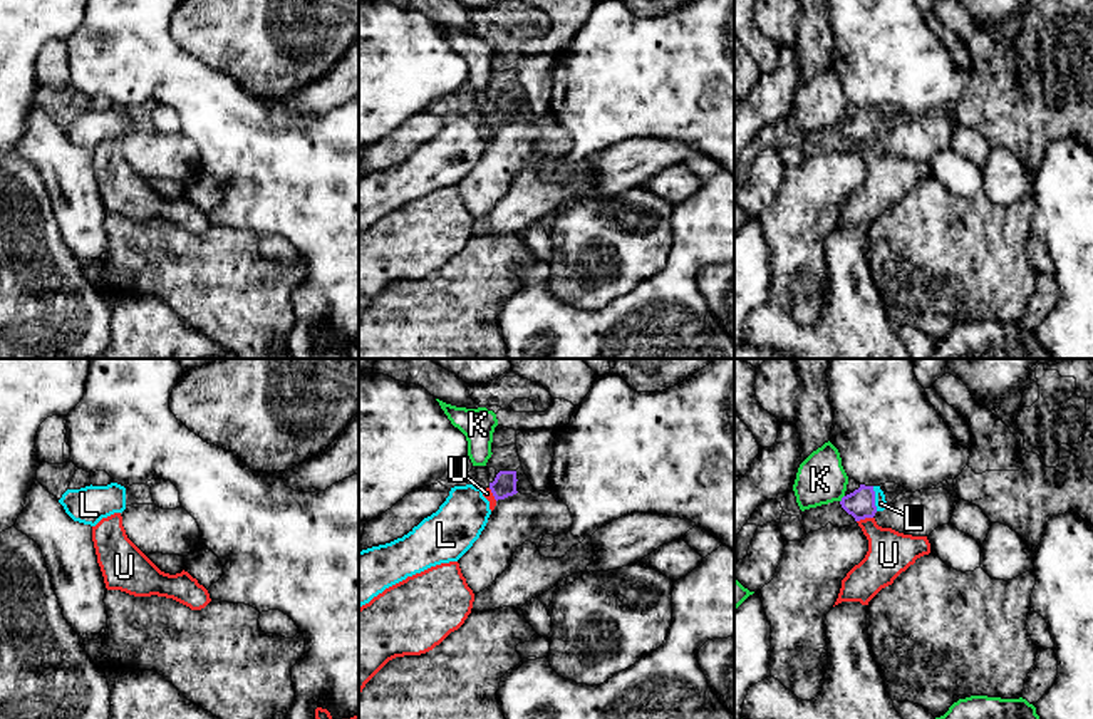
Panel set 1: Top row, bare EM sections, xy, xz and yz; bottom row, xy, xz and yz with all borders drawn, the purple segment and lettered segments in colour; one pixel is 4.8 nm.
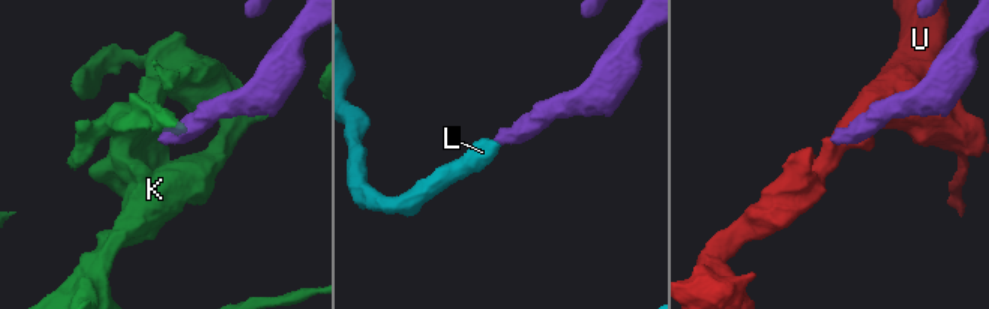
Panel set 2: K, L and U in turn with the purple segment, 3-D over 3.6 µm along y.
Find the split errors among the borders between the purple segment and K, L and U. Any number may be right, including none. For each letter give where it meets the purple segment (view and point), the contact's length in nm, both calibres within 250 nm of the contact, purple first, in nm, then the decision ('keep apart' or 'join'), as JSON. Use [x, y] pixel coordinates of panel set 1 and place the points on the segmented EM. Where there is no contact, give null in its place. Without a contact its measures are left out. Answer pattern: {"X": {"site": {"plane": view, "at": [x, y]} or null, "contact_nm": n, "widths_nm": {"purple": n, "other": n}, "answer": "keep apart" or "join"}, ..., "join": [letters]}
{"K": {"site": {"plane": "yz", "at": [842, 498]}, "contact_nm": 40, "widths_nm": {"purple": 140, "other": 240}, "answer": "keep apart"}, "L": {"site": {"plane": "yz", "at": [874, 498]}, "contact_nm": 120, "widths_nm": {"purple": 140, "other": 60}, "answer": "join"}, "U": {"site": {"plane": "yz", "at": [864, 518]}, "contact_nm": 80, "widths_nm": {"purple": 140, "other": 220}, "answer": "keep apart"}, "join": ["L"]}

